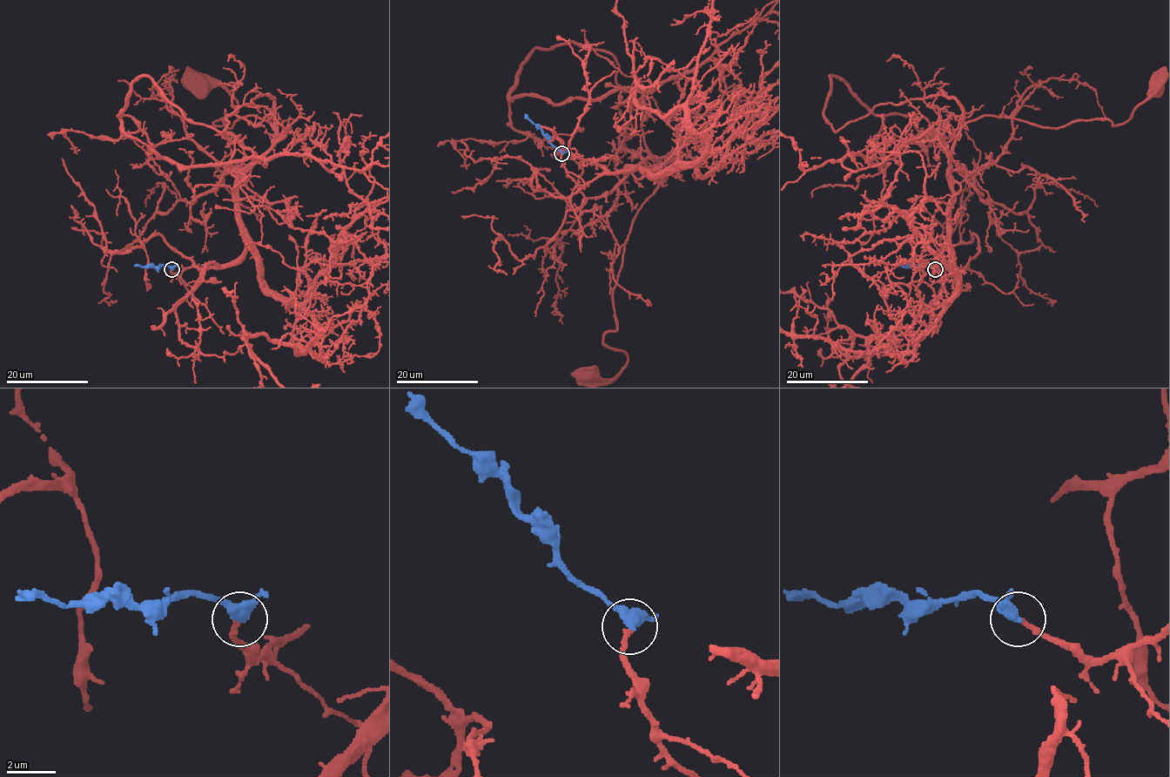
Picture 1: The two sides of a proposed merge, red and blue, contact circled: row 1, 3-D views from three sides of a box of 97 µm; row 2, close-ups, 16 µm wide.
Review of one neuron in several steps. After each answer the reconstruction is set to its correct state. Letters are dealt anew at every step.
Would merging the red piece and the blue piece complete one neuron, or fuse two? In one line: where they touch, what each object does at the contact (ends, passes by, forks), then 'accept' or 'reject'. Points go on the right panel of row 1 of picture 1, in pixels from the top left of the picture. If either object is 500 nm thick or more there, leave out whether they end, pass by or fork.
(935, 269) | red ends | blue passes by | accept

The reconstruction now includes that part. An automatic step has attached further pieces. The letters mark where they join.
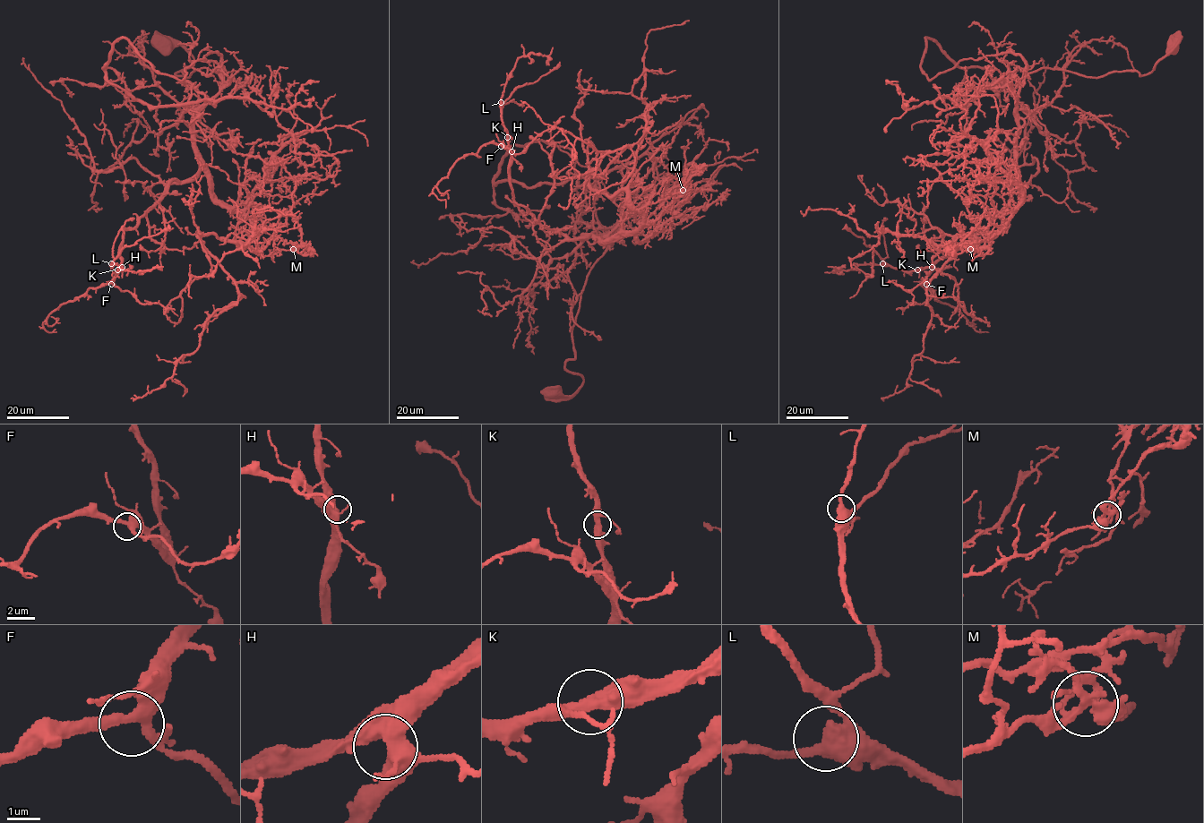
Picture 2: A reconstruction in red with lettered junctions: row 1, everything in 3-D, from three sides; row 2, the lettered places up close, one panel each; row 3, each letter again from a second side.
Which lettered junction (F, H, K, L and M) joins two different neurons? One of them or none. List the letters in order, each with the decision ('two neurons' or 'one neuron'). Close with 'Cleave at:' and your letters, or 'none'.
F: one neuron
H: one neuron
K: one neuron
L: one neuron
M: two neurons
Cleave at: M

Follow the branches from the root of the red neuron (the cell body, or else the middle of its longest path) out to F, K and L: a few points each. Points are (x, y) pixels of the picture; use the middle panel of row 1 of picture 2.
F: (553, 394), (582, 382), (564, 367), (571, 328), (612, 242), (540, 225), (514, 201), (501, 146)
K: (553, 394), (582, 382), (564, 367), (571, 328), (612, 242), (568, 239), (519, 205), (507, 137)
L: (553, 394), (582, 382), (564, 367), (571, 328), (612, 242), (568, 239), (514, 201), (501, 102)

